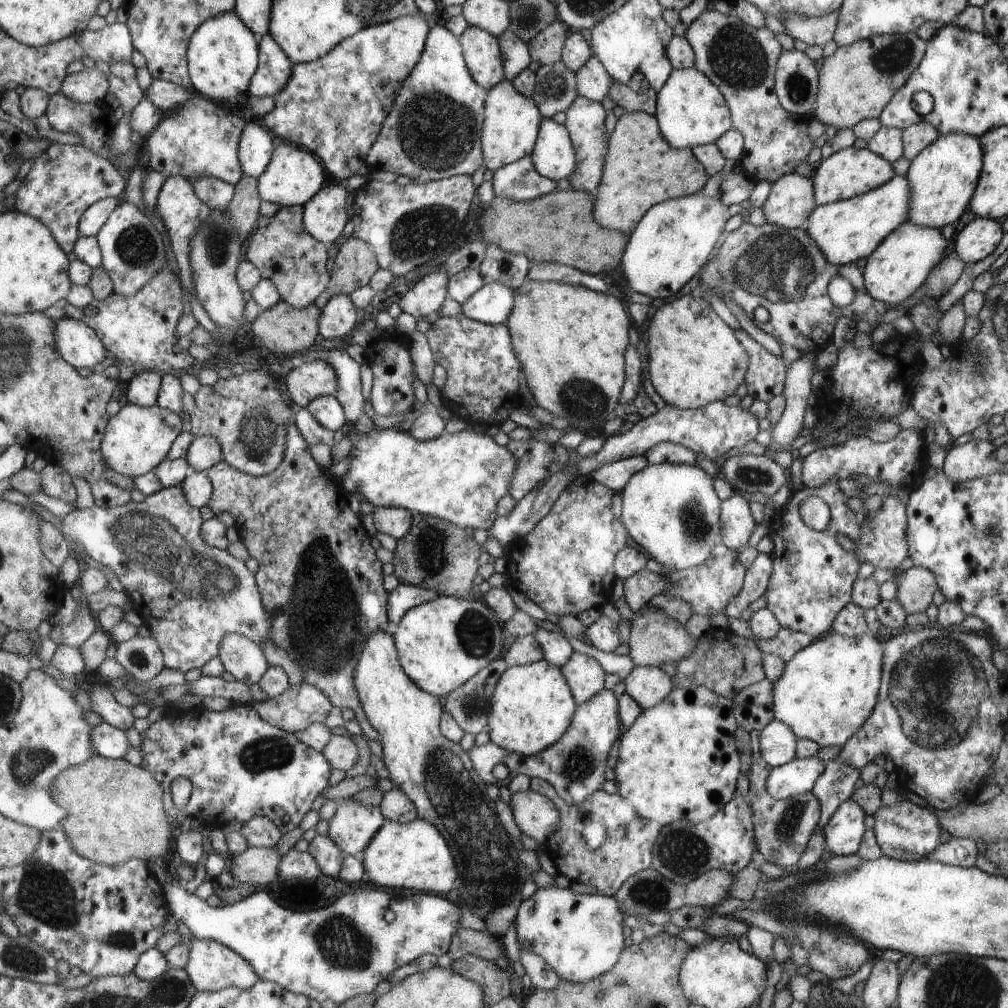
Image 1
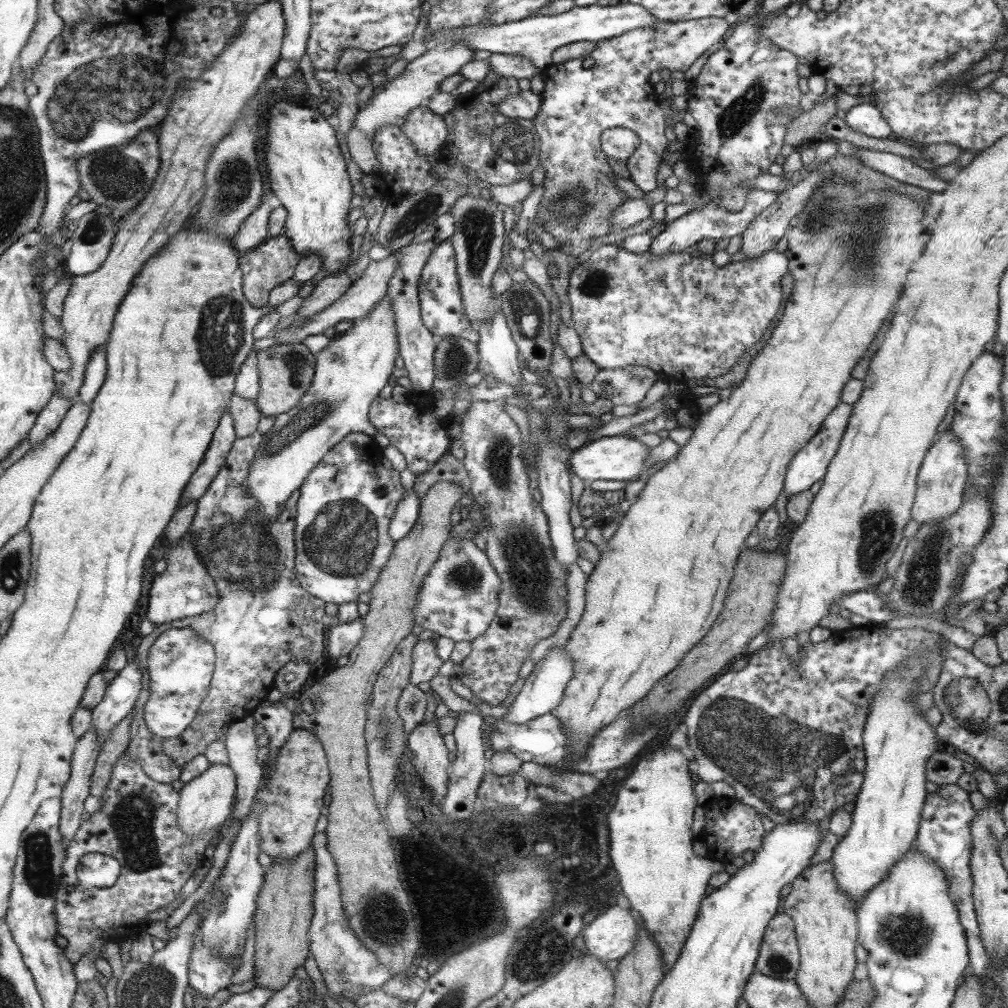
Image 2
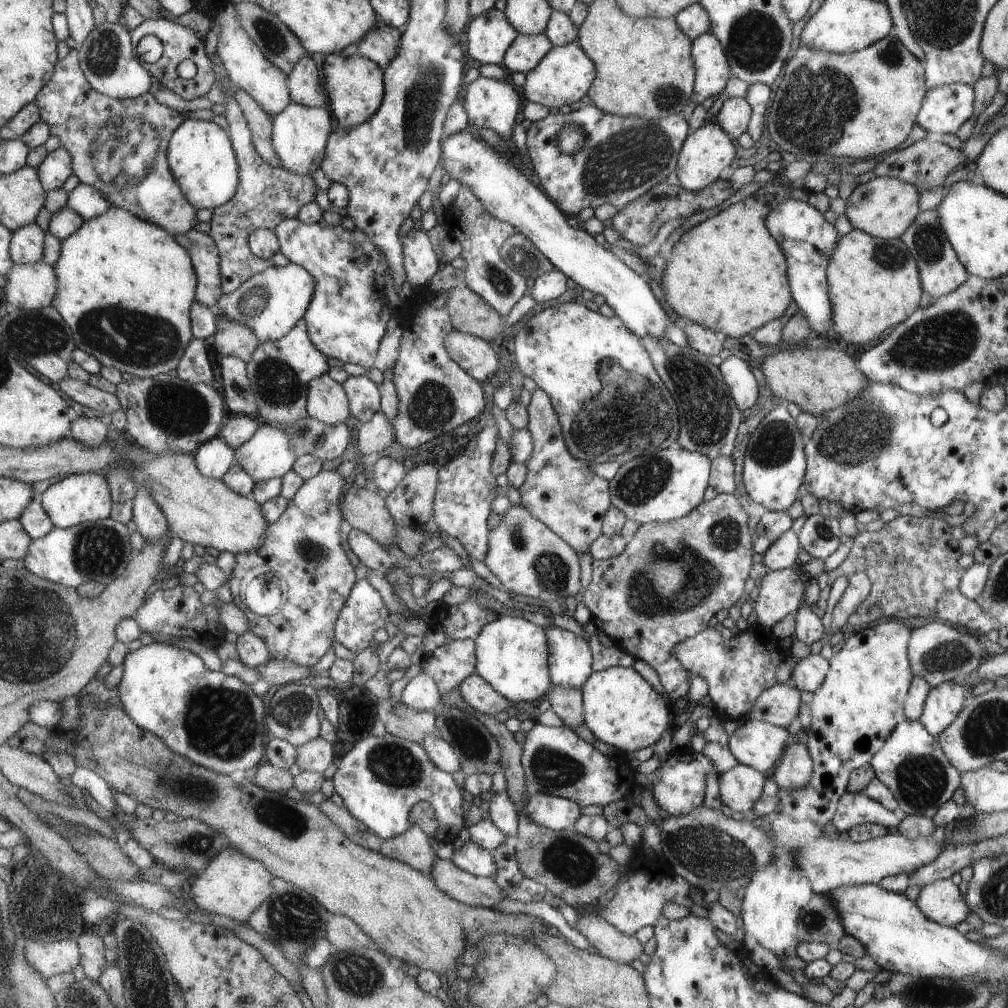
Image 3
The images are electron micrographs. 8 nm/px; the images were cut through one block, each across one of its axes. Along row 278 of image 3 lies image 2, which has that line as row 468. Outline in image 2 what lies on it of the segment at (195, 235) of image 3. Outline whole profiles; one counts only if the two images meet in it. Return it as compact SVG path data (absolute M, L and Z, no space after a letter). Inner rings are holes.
M228 408L222 415L217 430L214 431L213 442L209 450L205 452L205 459L185 489L181 505L189 500L197 501L205 495L213 481L217 479L221 468L228 462L229 452L233 450L233 444L237 439L236 425Z

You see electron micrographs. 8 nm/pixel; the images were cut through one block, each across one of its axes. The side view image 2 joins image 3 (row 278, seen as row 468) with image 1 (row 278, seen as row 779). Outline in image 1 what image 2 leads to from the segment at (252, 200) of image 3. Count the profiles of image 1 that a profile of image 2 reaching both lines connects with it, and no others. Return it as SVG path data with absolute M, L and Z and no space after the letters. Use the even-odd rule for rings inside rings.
M167 261L132 298L115 292L108 300L95 299L86 308L74 306L70 300L64 299L48 308L46 314L55 321L76 318L94 328L104 340L108 352L114 354L122 380L131 381L136 373L145 370L153 370L161 375L172 374L186 370L194 362L188 350L174 352L178 340L176 322L182 316L182 286Z

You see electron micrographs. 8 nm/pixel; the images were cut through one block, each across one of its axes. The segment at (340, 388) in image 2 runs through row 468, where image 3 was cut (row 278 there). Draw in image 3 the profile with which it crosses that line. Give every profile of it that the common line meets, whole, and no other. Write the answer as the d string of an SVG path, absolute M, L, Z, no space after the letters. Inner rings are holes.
M294 263L287 265L266 266L262 272L246 279L236 290L227 295L222 295L214 306L216 314L222 314L227 319L242 323L247 326L257 337L260 343L281 339L285 334L293 330L293 326L303 318L313 300L316 291L316 281L314 277L301 266Z

